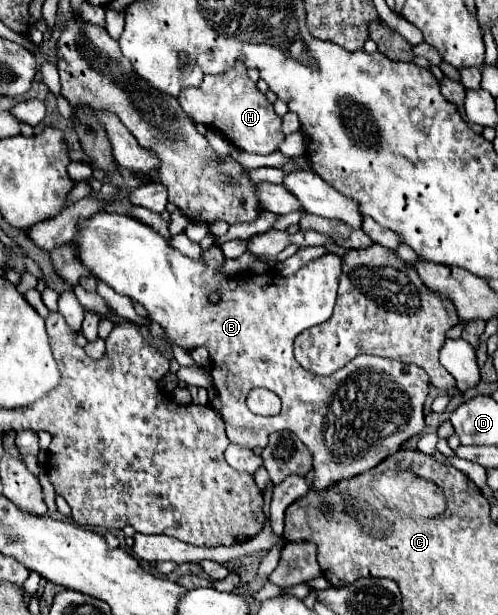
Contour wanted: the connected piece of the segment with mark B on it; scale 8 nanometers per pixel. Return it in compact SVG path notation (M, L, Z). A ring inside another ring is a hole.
M99 212L81 224L75 236L75 246L81 262L93 272L95 278L107 282L115 292L125 294L145 306L149 318L163 328L169 346L175 344L183 350L203 346L209 350L213 386L221 400L221 414L225 418L231 444L253 450L255 446L265 448L269 434L275 430L289 430L297 434L313 456L313 490L323 492L331 484L349 480L375 468L387 456L395 454L403 442L421 434L425 428L423 402L429 386L427 374L419 366L361 356L331 376L317 376L307 372L293 358L293 338L315 324L323 324L333 312L341 266L341 258L337 254L323 254L291 276L283 276L275 270L267 270L263 274L221 274L225 256L217 244L201 252L203 262L195 262L169 246L169 242L157 230L145 226L143 222L131 216L107 212ZM213 292L219 294L219 302L215 304L209 300ZM257 386L263 386L281 398L283 408L277 416L264 417L247 410L245 398L249 390Z

